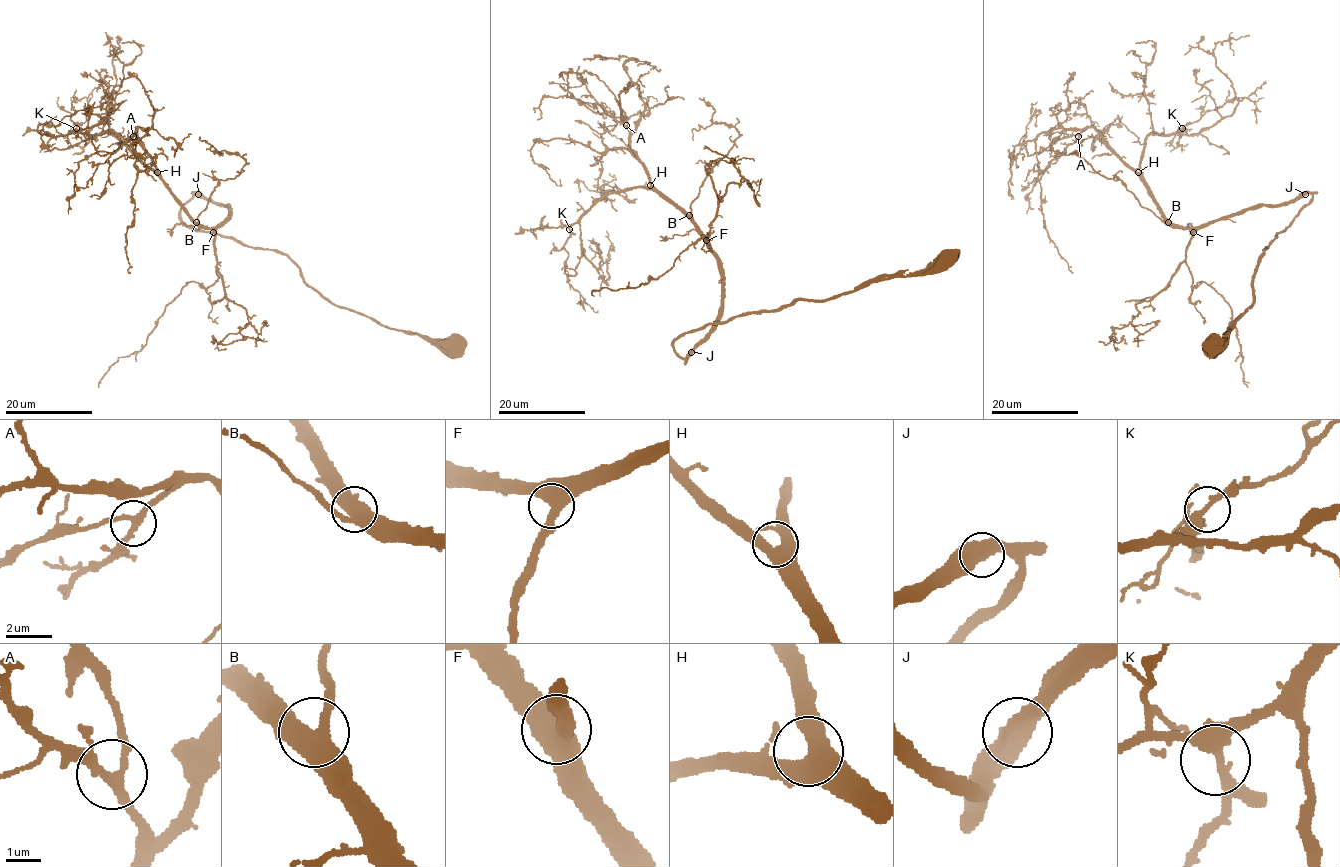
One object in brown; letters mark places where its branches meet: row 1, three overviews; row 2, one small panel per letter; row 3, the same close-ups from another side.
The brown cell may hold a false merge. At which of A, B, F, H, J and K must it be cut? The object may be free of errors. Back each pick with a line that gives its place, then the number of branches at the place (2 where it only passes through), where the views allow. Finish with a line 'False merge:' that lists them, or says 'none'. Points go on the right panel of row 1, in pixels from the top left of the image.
False merge: none

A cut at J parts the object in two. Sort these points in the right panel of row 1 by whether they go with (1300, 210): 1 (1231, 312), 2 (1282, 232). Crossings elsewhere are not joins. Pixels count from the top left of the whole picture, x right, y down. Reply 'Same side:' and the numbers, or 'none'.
Same side: 2

